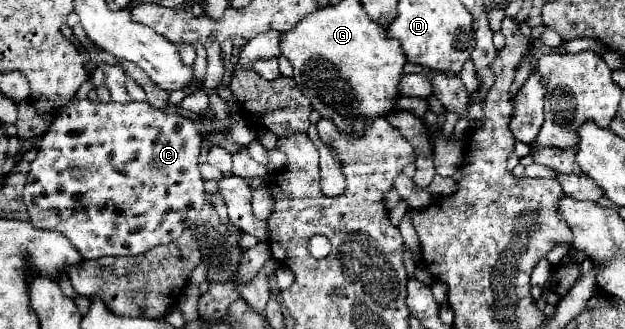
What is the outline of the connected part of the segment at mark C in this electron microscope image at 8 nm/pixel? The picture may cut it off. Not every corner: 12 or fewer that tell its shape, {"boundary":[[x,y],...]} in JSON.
{"boundary":[[73,99],[23,201],[83,259],[141,255],[201,211],[201,135]]}

